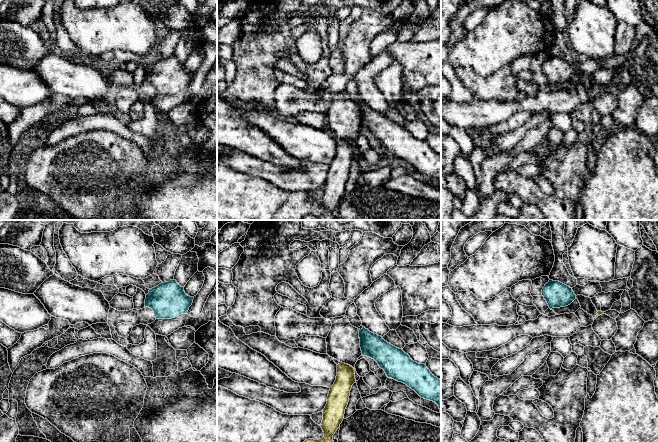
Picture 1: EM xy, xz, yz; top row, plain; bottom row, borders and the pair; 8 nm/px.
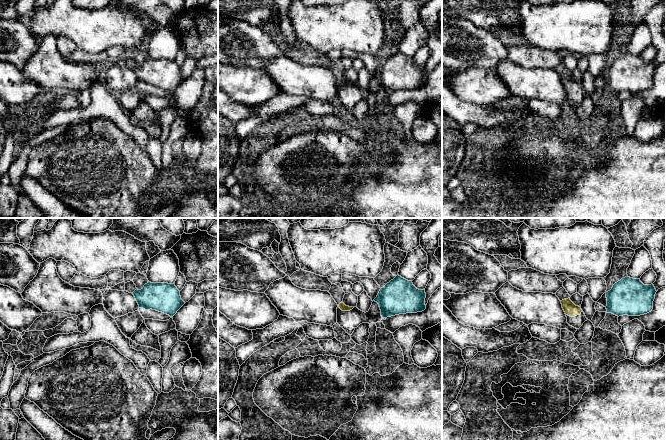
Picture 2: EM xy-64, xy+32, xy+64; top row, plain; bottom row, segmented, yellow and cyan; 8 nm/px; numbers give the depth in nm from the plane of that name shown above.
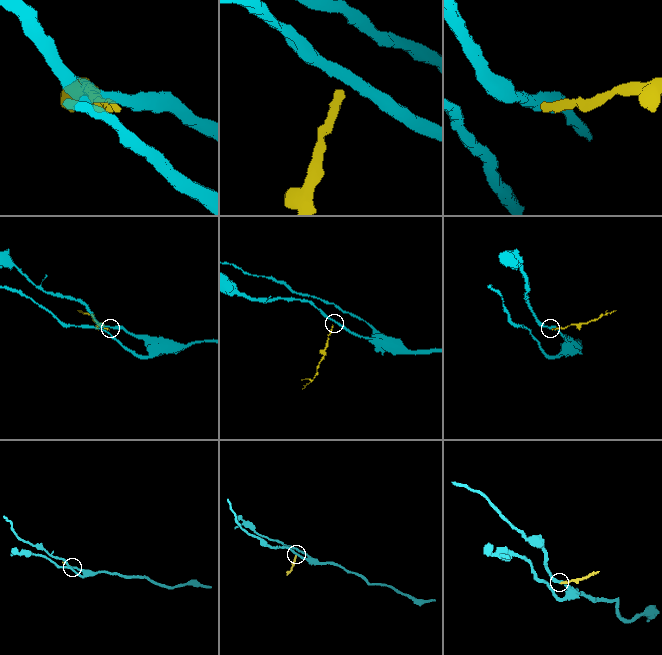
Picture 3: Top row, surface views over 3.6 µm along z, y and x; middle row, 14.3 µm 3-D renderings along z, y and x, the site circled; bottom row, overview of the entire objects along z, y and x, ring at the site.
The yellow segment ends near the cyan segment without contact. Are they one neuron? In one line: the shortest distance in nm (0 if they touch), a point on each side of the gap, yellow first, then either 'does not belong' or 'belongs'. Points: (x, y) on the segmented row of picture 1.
130 nm | xz (351, 366), (362, 354) | does not belong

